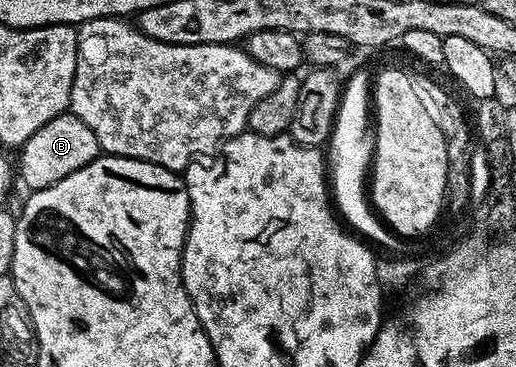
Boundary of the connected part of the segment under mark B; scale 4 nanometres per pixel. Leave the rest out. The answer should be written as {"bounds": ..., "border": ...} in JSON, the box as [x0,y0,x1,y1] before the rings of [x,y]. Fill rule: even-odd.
{"bounds":[16,111,100,191],"border":[[[69,111],[56,115],[56,119],[48,119],[48,123],[32,135],[32,139],[23,143],[19,153],[22,154],[18,161],[16,157],[16,173],[22,176],[23,183],[30,191],[52,187],[60,183],[60,179],[68,179],[68,175],[88,167],[88,163],[100,156],[96,135],[92,135],[92,130]]]}

